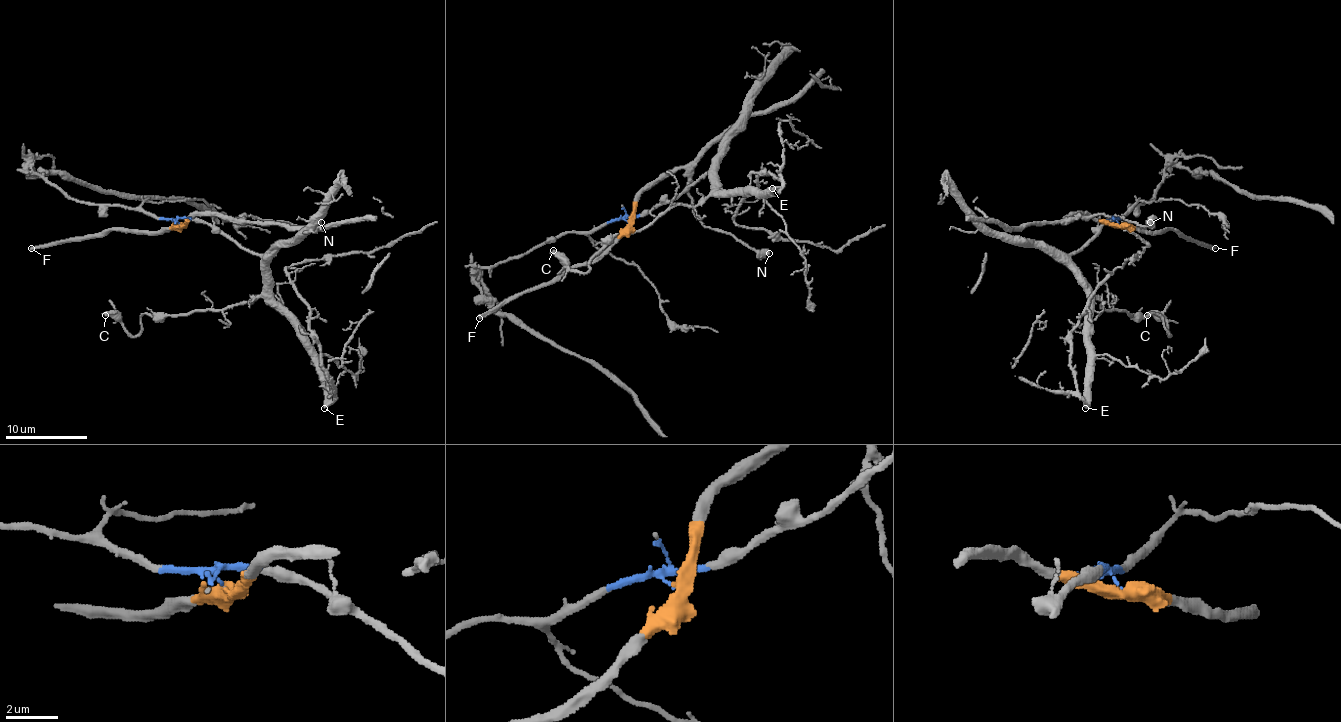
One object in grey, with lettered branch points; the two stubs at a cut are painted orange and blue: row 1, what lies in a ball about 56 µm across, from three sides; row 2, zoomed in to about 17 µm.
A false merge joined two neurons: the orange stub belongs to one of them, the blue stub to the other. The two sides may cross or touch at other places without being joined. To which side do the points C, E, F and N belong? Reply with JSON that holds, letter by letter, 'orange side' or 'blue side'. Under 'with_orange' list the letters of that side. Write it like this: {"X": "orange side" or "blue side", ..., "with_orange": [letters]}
{"C": "blue side", "E": "blue side", "F": "orange side", "N": "orange side", "with_orange": ["F", "N"]}

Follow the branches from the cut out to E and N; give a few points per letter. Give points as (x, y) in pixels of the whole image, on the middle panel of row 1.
E: (626, 221), (626, 217), (642, 217), (710, 174), (710, 180), (720, 190), (774, 190), (771, 188)
N: (628, 221), (634, 200), (642, 192), (667, 174), (683, 167), (692, 208), (702, 223), (730, 233), (769, 253)

